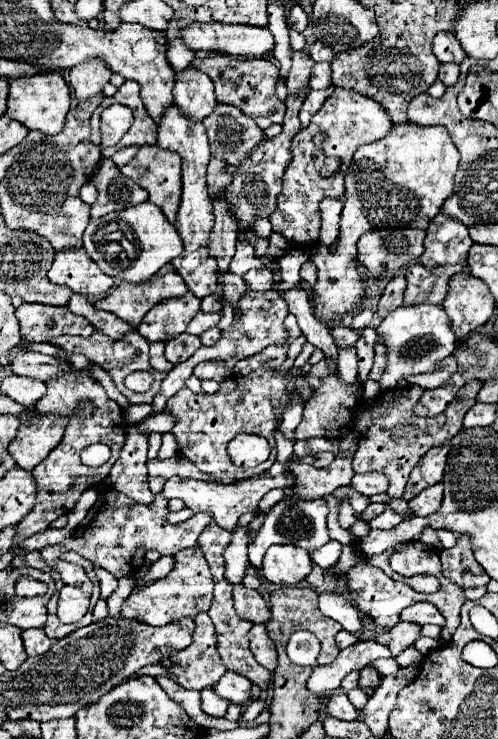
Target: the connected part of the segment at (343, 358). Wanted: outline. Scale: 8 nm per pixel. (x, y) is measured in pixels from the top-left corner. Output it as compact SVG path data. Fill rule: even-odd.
M351 347L349 351L339 351L339 377L345 379L345 383L353 385L357 381L357 355Z

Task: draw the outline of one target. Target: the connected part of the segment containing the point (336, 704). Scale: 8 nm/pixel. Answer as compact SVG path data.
M337 689L329 699L327 699L327 713L335 719L343 719L343 721L357 721L359 713L357 709L351 705L351 701L347 699L347 695Z

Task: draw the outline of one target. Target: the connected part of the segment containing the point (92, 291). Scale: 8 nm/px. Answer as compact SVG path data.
M83 247L59 251L49 271L49 281L57 285L67 285L73 293L89 297L105 295L113 287L113 279L105 275L93 259L89 259Z

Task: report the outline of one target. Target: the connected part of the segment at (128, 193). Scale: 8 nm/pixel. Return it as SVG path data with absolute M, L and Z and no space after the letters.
M101 159L93 181L99 189L97 201L91 205L93 219L147 201L147 191L135 181L123 177L111 159Z

